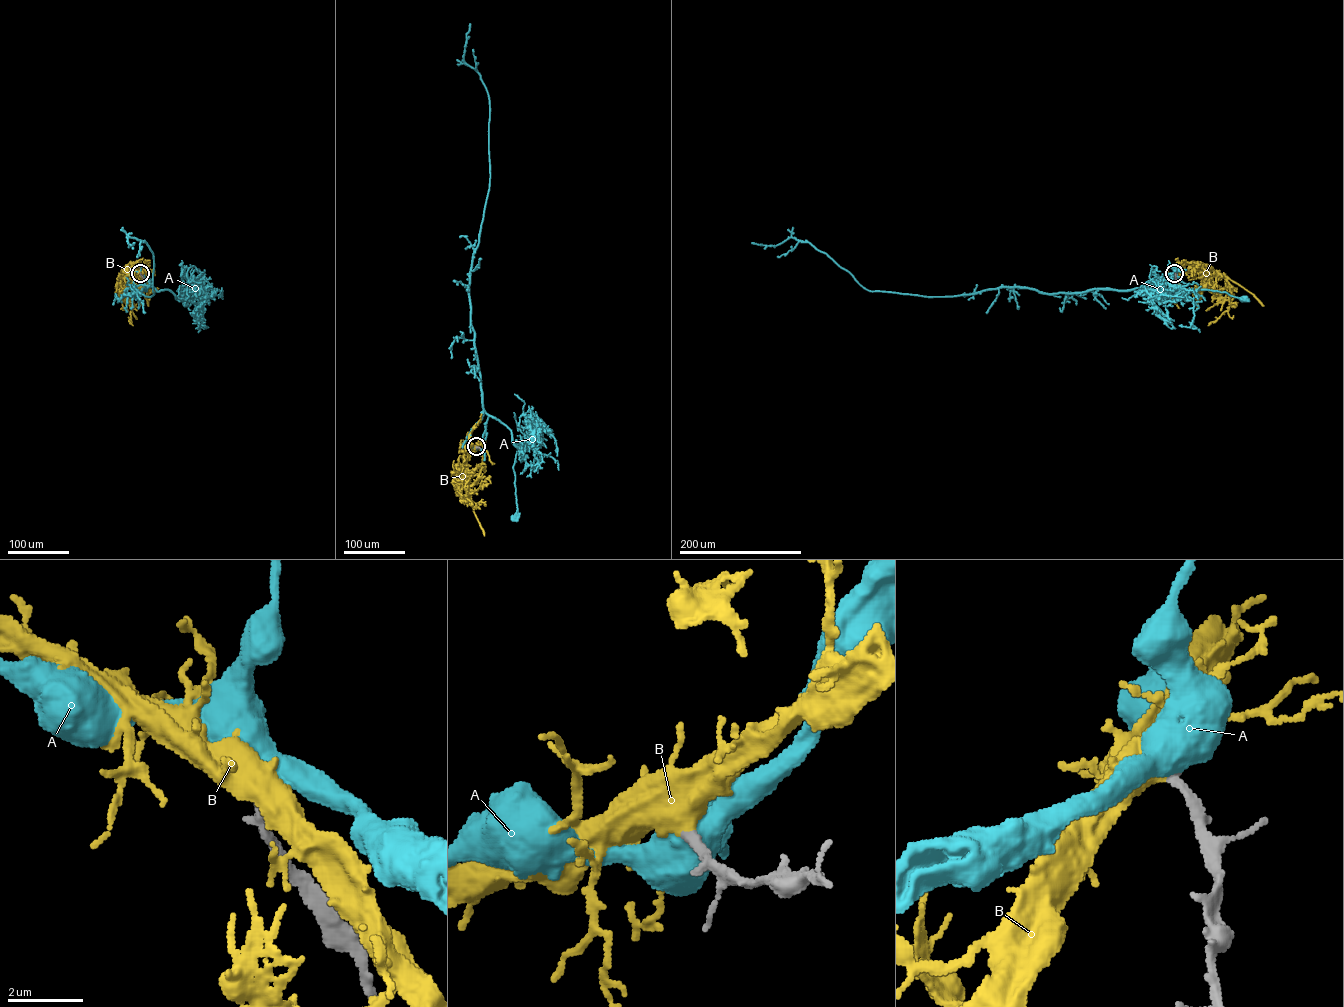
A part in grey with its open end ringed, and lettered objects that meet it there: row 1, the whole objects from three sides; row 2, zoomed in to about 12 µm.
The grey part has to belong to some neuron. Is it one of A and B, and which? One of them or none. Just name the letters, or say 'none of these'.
B

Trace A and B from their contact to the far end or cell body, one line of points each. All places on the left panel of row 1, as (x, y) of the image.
A: (140, 273), (157, 291), (169, 289), (176, 297), (184, 291), (177, 290), (179, 298)
B: (140, 273), (131, 262), (133, 274), (128, 279), (125, 290), (132, 308), (128, 321), (133, 325)

